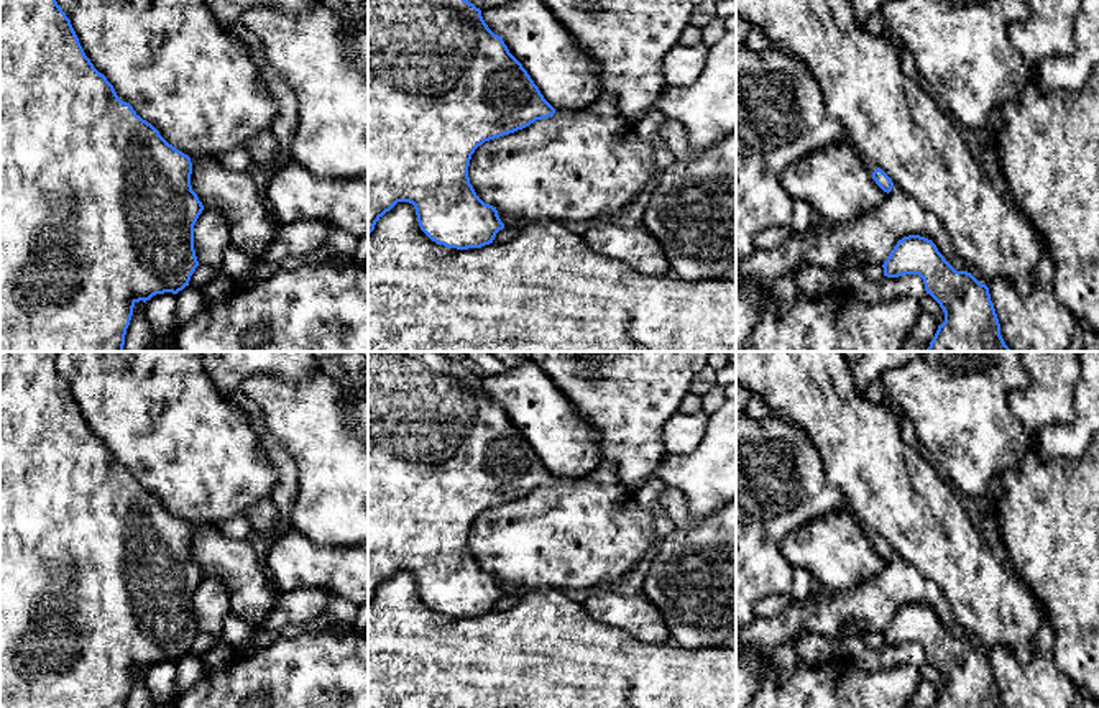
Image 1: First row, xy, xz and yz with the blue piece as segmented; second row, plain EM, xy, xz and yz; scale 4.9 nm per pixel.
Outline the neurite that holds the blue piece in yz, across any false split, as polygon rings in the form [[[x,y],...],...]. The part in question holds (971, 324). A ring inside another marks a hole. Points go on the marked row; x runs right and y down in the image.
[[[904,237],[882,268],[887,278],[918,274],[943,309],[945,322],[925,352],[1012,352],[1000,335],[989,287],[971,273],[956,271],[931,240]]]

